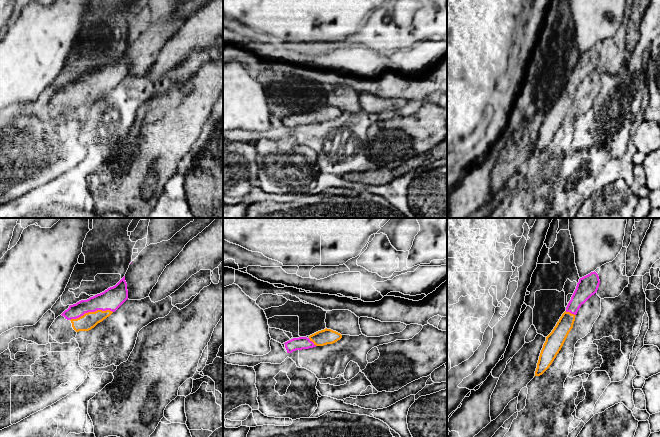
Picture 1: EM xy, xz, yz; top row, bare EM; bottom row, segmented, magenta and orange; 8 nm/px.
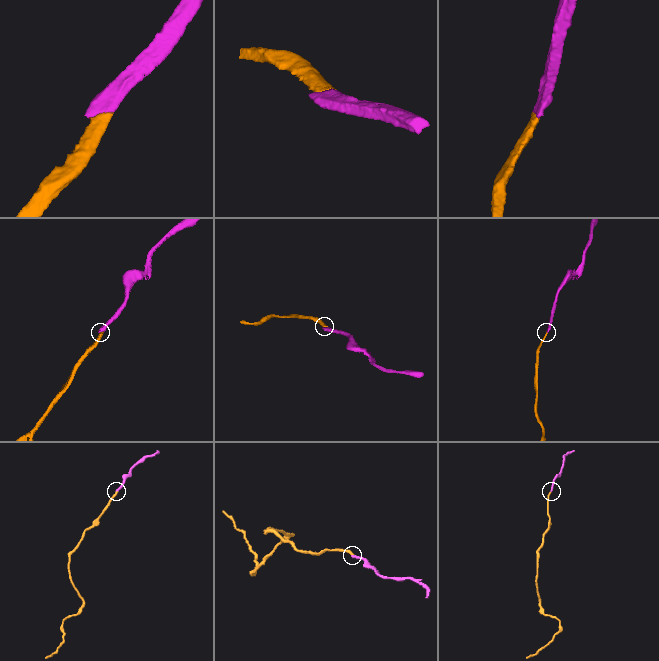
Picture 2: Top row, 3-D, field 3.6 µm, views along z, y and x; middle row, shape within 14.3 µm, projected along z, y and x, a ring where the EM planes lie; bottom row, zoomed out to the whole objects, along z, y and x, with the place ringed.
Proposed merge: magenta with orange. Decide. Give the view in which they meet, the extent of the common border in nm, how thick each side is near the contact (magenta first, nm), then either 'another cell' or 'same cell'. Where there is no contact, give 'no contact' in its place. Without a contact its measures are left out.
xy | 360 nm | 180/130 nm | same cell

